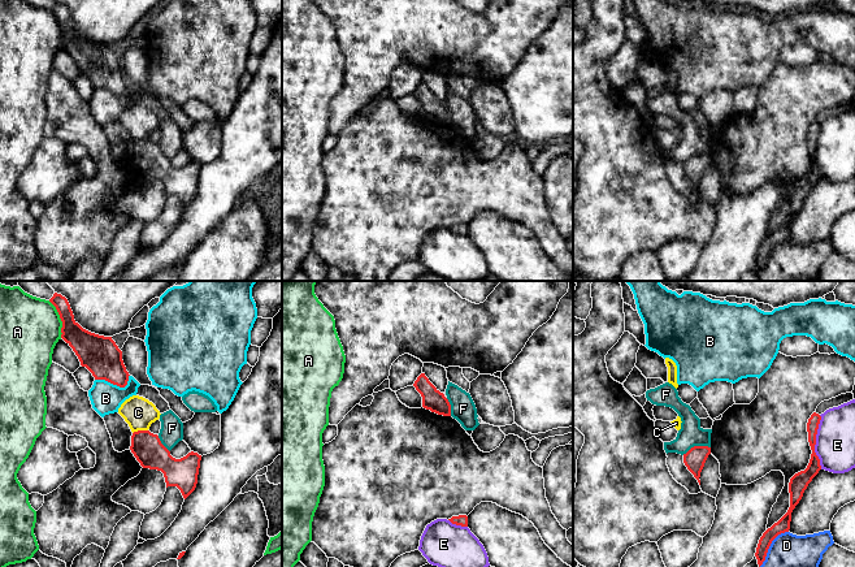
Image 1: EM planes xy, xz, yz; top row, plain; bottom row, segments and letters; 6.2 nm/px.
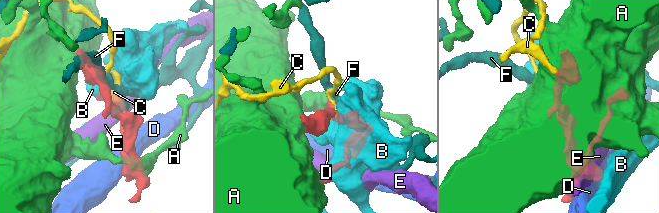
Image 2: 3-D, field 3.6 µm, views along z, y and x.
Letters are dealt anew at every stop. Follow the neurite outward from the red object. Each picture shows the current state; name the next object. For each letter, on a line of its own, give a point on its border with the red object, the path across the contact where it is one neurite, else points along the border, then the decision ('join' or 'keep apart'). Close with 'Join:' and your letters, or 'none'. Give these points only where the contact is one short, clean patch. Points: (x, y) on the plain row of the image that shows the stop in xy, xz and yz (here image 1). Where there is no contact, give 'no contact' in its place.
A: xy (60, 26) | along xy (48, 9), (55, 16), (61, 30), (61, 46) | keep apart
B: xy (114, 92) | keep apart
C: xy (139, 139) | along xy (147, 138), (139, 138), (133, 142) | keep apart
D: yz (769, 254) | keep apart
E: yz (815, 151) | along yz (819, 124), (820, 131), (815, 163), (821, 177) | keep apart
F: yz (695, 155) | along yz (710, 155), (691, 155), (682, 163) | keep apart
Join: none

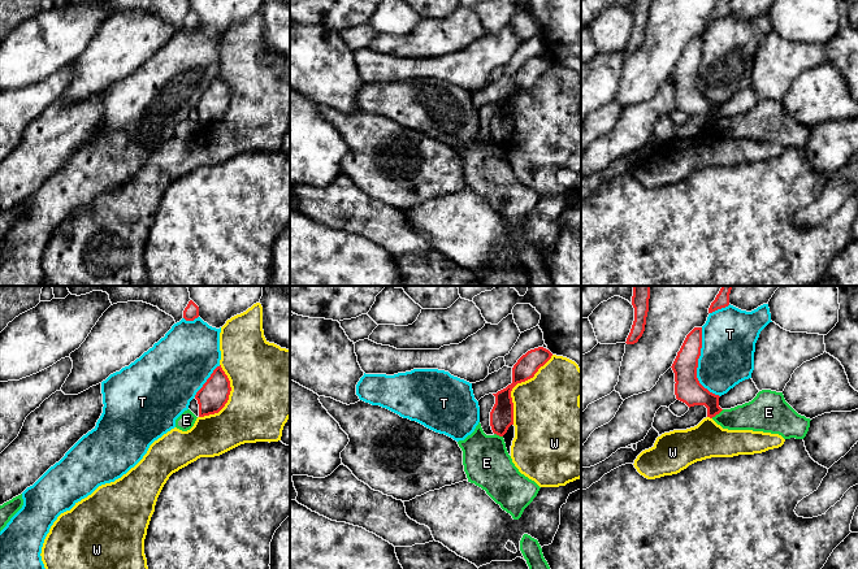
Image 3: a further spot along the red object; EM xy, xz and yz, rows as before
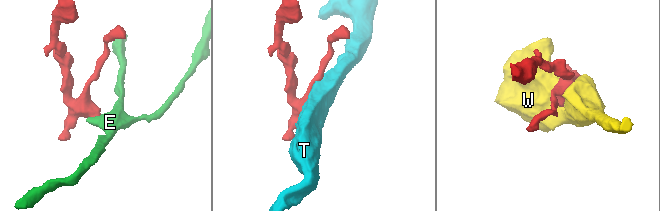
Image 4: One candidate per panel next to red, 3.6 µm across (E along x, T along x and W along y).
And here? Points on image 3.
E: yz (716, 122) | along yz (723, 118), (711, 126) | keep apart
T: yz (697, 74) | keep apart
W: xz (515, 94) | keep apart
Join: none

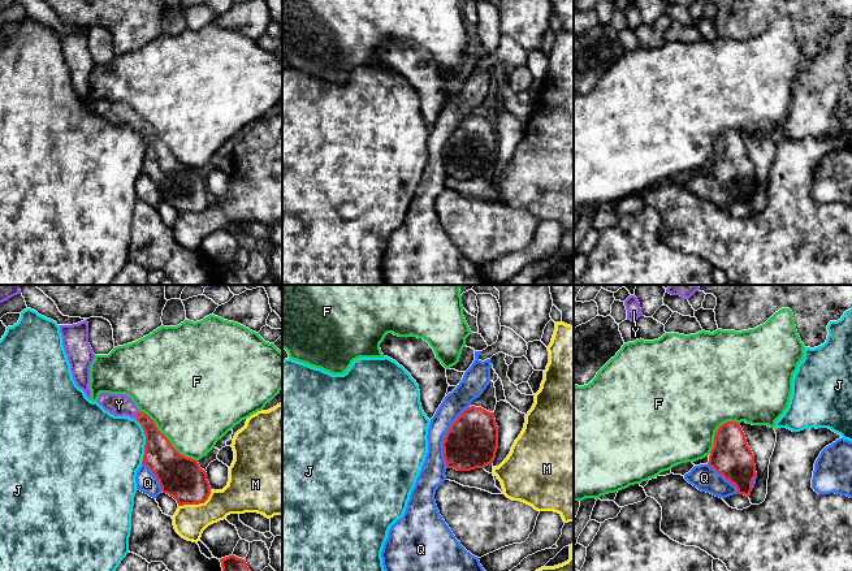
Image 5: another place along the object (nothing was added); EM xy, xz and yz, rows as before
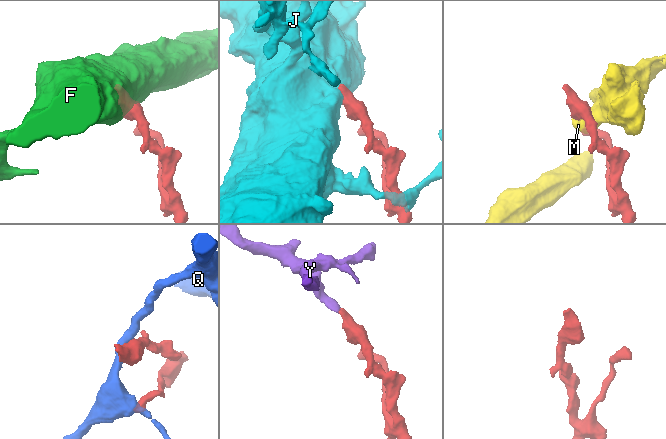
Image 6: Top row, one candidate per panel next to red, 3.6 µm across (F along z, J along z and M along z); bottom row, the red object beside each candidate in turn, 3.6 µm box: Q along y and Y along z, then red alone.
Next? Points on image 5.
F: xy (167, 147) | keep apart
J: xy (146, 151) | along xy (135, 129), (145, 143), (142, 172) | keep apart
M: xy (197, 212) | keep apart
Q: xz (445, 146) | along xz (468, 115), (452, 133), (444, 147), (442, 165), (446, 176) | keep apart
Y: xy (137, 124) | across xy (158, 158), (151, 138), (137, 124), (126, 115), (119, 113) | join
Join: Y

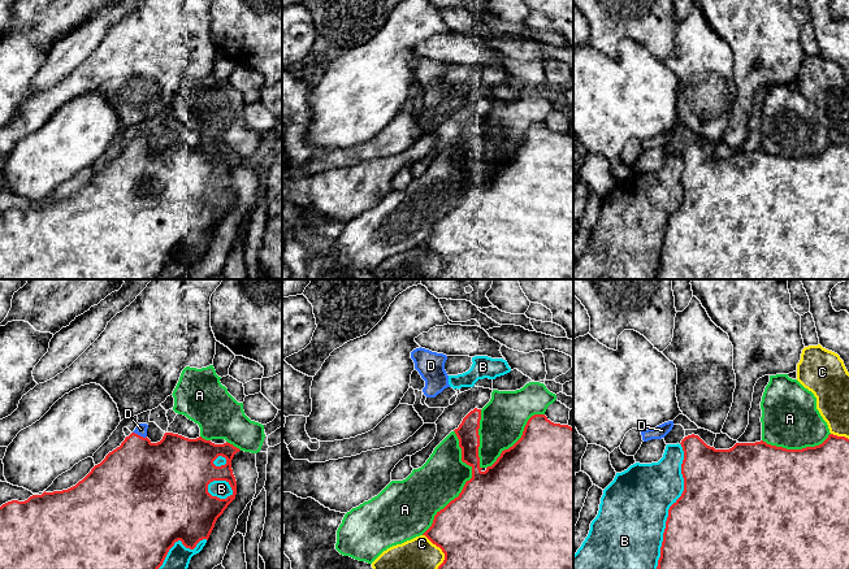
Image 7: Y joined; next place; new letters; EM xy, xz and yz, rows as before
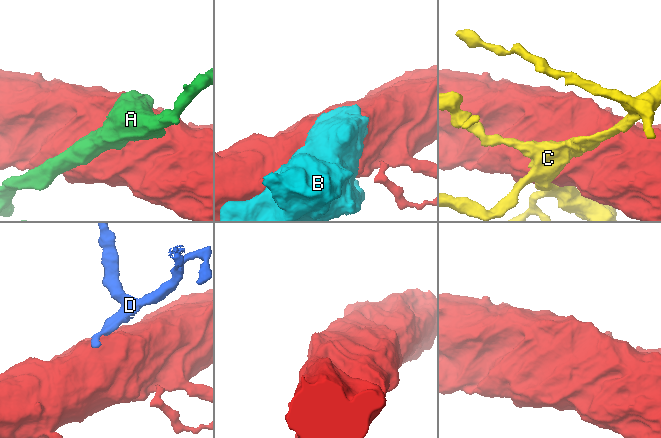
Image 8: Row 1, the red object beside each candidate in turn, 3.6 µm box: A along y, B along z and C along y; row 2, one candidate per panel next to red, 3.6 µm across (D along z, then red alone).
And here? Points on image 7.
A: xz (466, 192) | keep apart
B: yz (670, 216) | keep apart
C: yz (840, 146) | keep apart
D: xy (139, 144) | across xy (139, 185), (139, 144), (141, 138) | join
Join: D

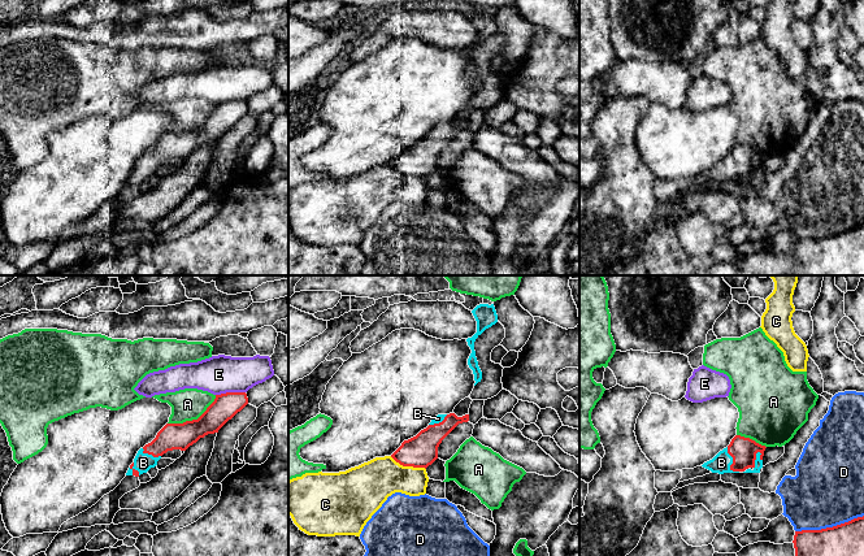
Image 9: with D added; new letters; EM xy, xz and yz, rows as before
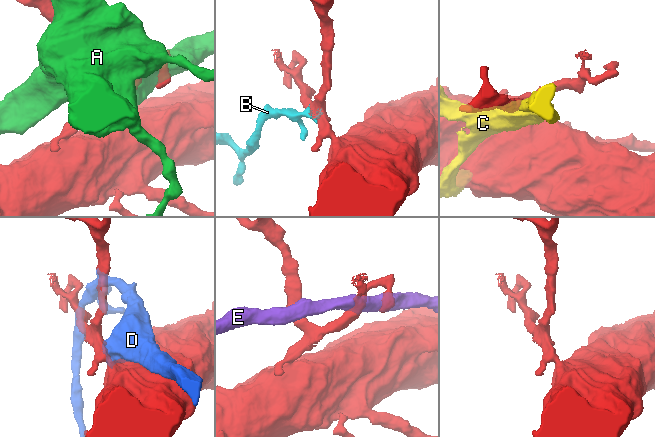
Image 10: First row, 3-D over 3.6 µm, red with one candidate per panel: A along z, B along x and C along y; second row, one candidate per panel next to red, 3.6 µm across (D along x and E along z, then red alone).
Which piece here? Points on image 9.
A: xy (194, 129) | keep apart
B: yz (733, 170) | join
C: xz (408, 174) | keep apart
D: yz (829, 237) | keep apart
E: xy (230, 101) | along xy (244, 100), (226, 100), (216, 104) | keep apart
Join: B

